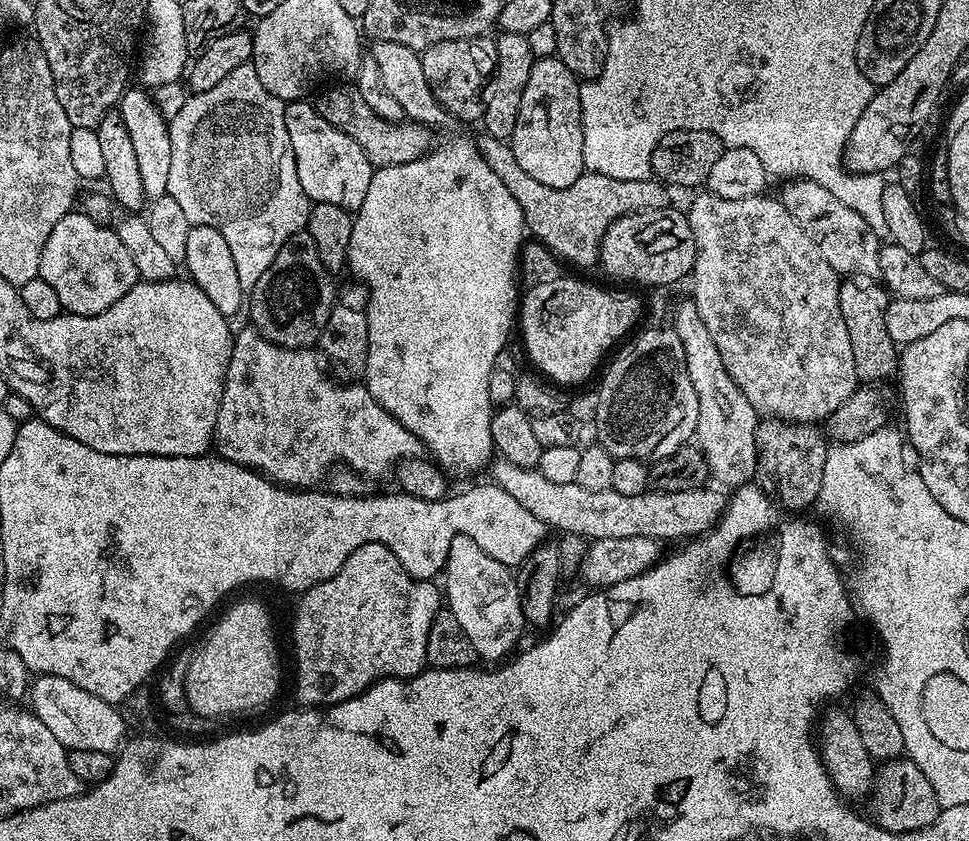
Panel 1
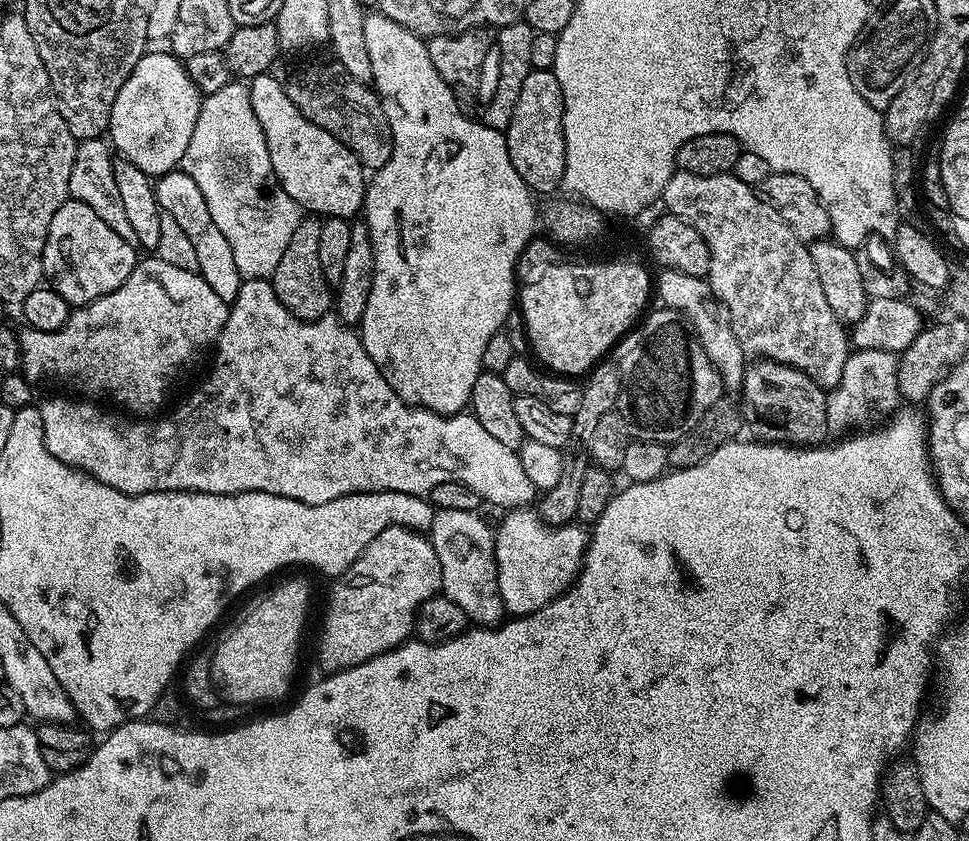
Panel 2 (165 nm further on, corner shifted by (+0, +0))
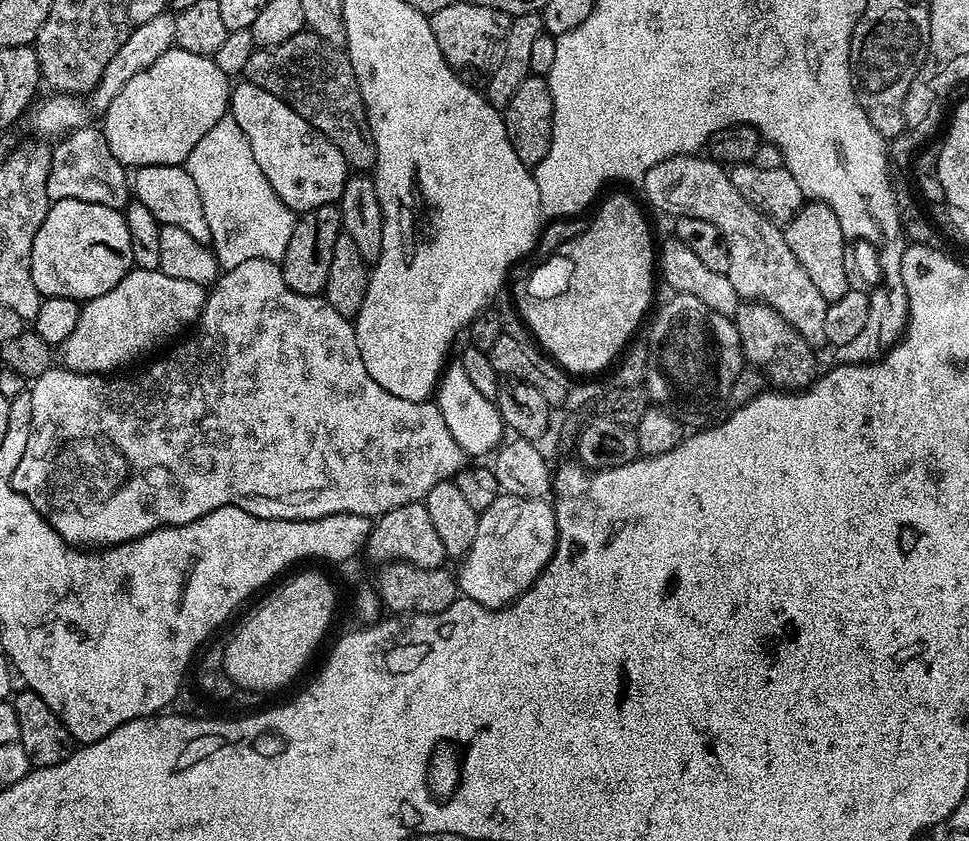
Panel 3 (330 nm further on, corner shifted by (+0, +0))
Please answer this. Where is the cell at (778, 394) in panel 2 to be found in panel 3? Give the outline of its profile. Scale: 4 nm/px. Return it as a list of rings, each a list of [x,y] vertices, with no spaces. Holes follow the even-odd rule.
[[[745,300],[739,306],[734,317],[734,323],[740,335],[740,351],[749,365],[759,368],[767,377],[767,383],[773,389],[786,392],[799,392],[815,382],[816,356],[813,345],[809,344],[794,326],[782,318],[768,304],[758,300]]]

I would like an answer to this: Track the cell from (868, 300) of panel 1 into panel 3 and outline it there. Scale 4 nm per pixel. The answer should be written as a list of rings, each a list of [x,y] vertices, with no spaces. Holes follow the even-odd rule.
[[[819,202],[805,203],[803,208],[796,212],[793,220],[783,225],[782,231],[786,238],[786,246],[796,255],[798,262],[802,262],[802,270],[814,282],[815,288],[829,302],[842,298],[842,294],[850,291],[846,282],[846,237],[842,226],[838,226],[838,217],[828,204]]]

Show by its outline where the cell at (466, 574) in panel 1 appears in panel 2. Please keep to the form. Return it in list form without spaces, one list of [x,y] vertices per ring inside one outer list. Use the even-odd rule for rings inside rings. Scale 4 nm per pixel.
[[[436,510],[432,513],[430,539],[434,546],[434,554],[438,554],[438,562],[442,562],[442,592],[450,598],[450,602],[458,602],[467,614],[469,621],[476,626],[495,626],[505,619],[504,603],[498,594],[498,578],[496,577],[496,559],[494,546],[496,538],[493,525],[487,524],[480,517],[479,511],[470,510]]]

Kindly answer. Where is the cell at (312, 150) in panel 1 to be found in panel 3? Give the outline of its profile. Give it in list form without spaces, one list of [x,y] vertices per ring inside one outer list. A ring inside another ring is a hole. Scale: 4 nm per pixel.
[[[247,82],[238,83],[231,89],[230,115],[242,126],[242,134],[250,142],[250,150],[254,150],[254,159],[262,166],[262,174],[266,174],[266,182],[274,186],[274,194],[286,202],[286,206],[297,214],[314,210],[318,206],[336,204],[342,190],[346,186],[350,169],[342,150],[323,136],[310,122],[303,120],[286,102],[282,102],[270,90],[262,90],[262,86]]]

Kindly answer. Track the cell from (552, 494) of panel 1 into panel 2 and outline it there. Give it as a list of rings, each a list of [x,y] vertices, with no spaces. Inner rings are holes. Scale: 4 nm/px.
[[[267,279],[244,280],[238,294],[230,302],[228,317],[220,331],[220,339],[214,345],[216,357],[213,358],[212,373],[208,380],[204,380],[169,416],[161,420],[156,418],[128,418],[123,420],[112,412],[103,412],[99,403],[88,398],[72,398],[52,396],[45,404],[39,405],[42,414],[42,434],[46,442],[46,450],[58,458],[58,462],[68,467],[92,476],[98,482],[110,486],[114,490],[124,492],[128,496],[137,496],[147,492],[205,492],[206,494],[238,494],[239,492],[265,492],[276,494],[278,498],[294,498],[298,502],[307,504],[321,504],[330,502],[334,498],[342,498],[359,492],[397,492],[398,494],[414,494],[427,497],[434,490],[434,486],[442,486],[442,482],[462,482],[462,486],[470,486],[474,494],[478,494],[481,501],[497,504],[500,510],[511,510],[531,505],[537,499],[538,489],[530,478],[526,478],[526,470],[522,464],[517,449],[501,446],[489,432],[482,427],[482,422],[472,415],[471,411],[457,412],[454,416],[440,416],[429,408],[415,408],[407,404],[386,382],[380,373],[380,367],[370,359],[364,349],[359,335],[349,325],[341,324],[331,315],[321,320],[300,321],[294,318],[278,302],[271,283]]]

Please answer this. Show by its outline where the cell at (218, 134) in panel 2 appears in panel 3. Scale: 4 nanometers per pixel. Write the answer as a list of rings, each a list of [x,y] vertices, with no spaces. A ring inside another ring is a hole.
[[[225,115],[199,139],[188,156],[186,170],[198,186],[198,194],[202,194],[202,210],[210,225],[210,247],[221,269],[242,266],[242,262],[254,258],[283,261],[298,216],[266,182],[266,174],[262,174],[262,166],[254,159],[254,150],[250,150],[250,142],[236,119]]]

